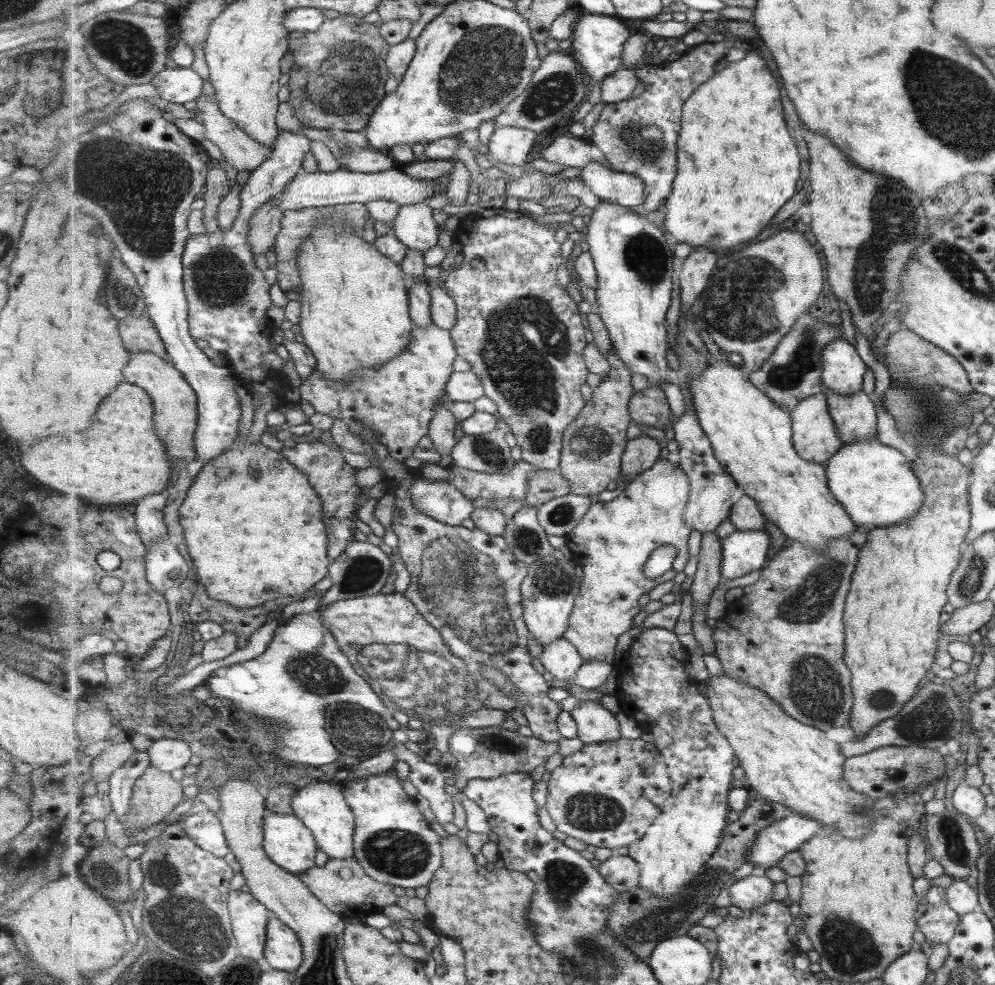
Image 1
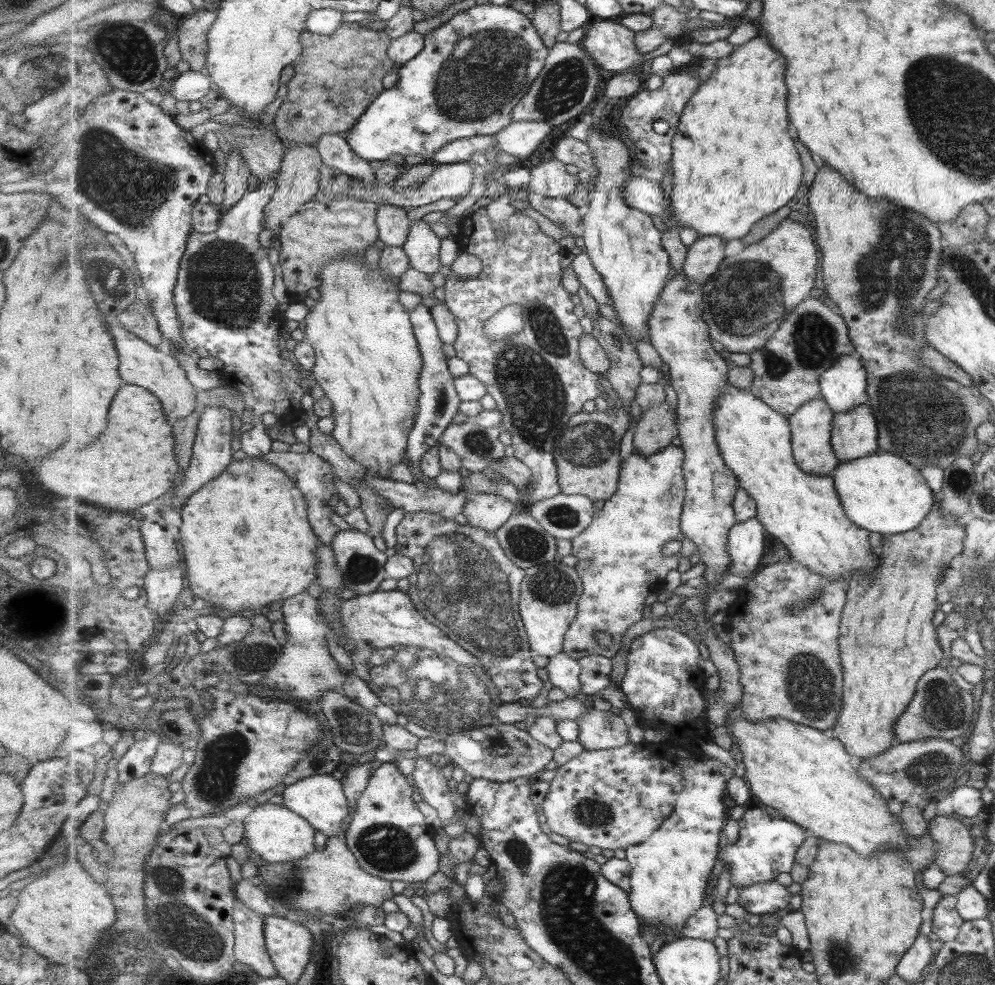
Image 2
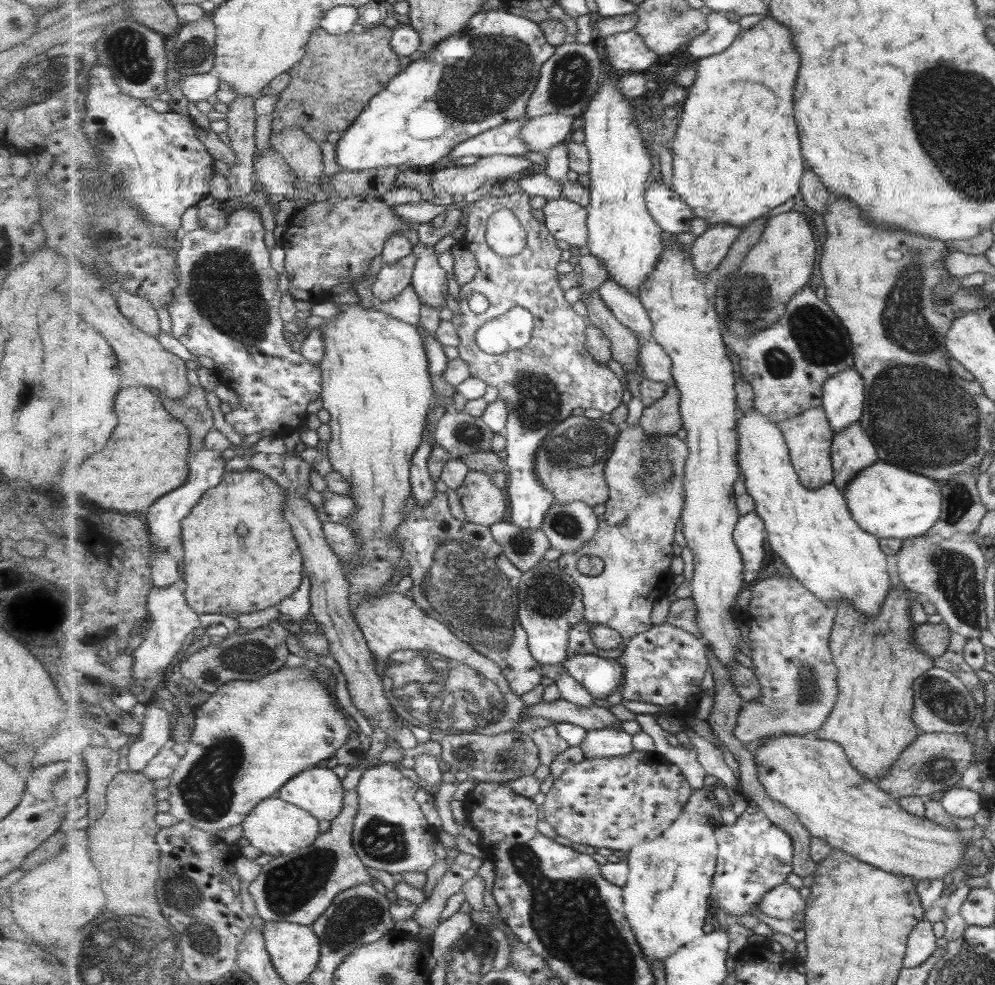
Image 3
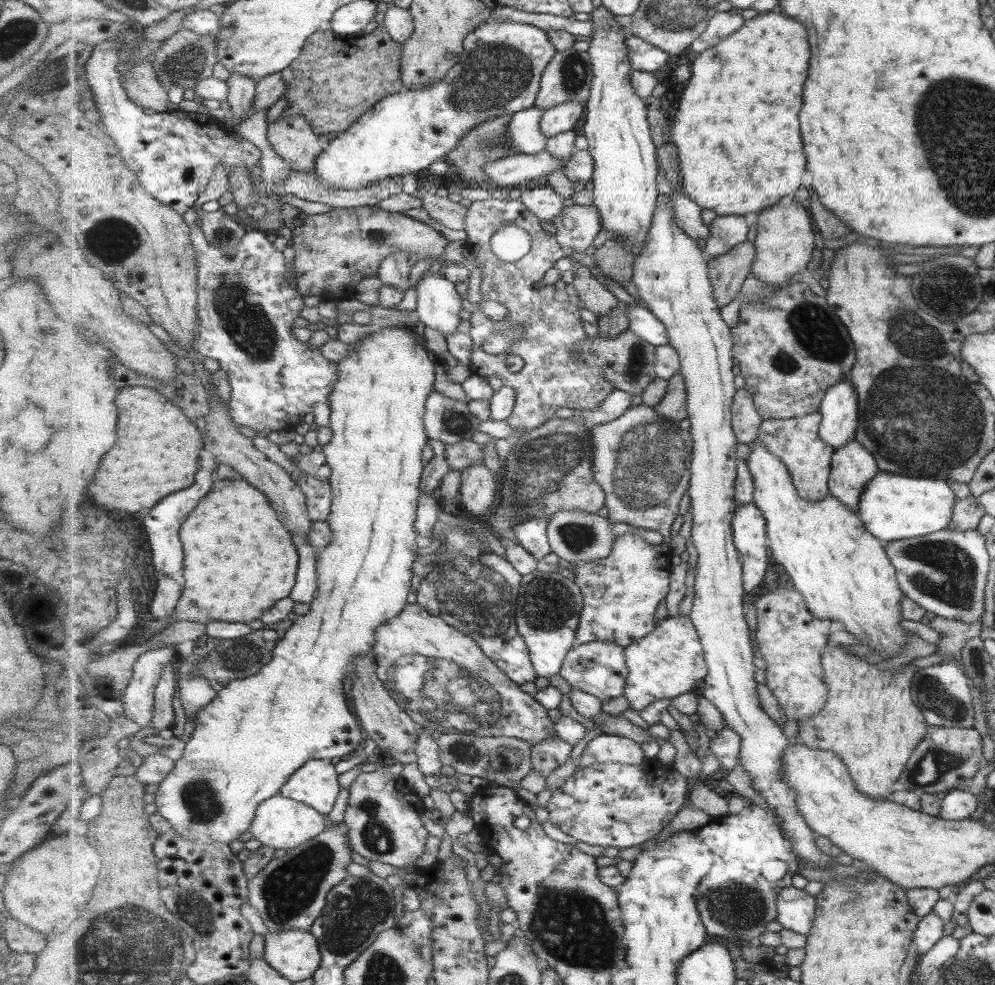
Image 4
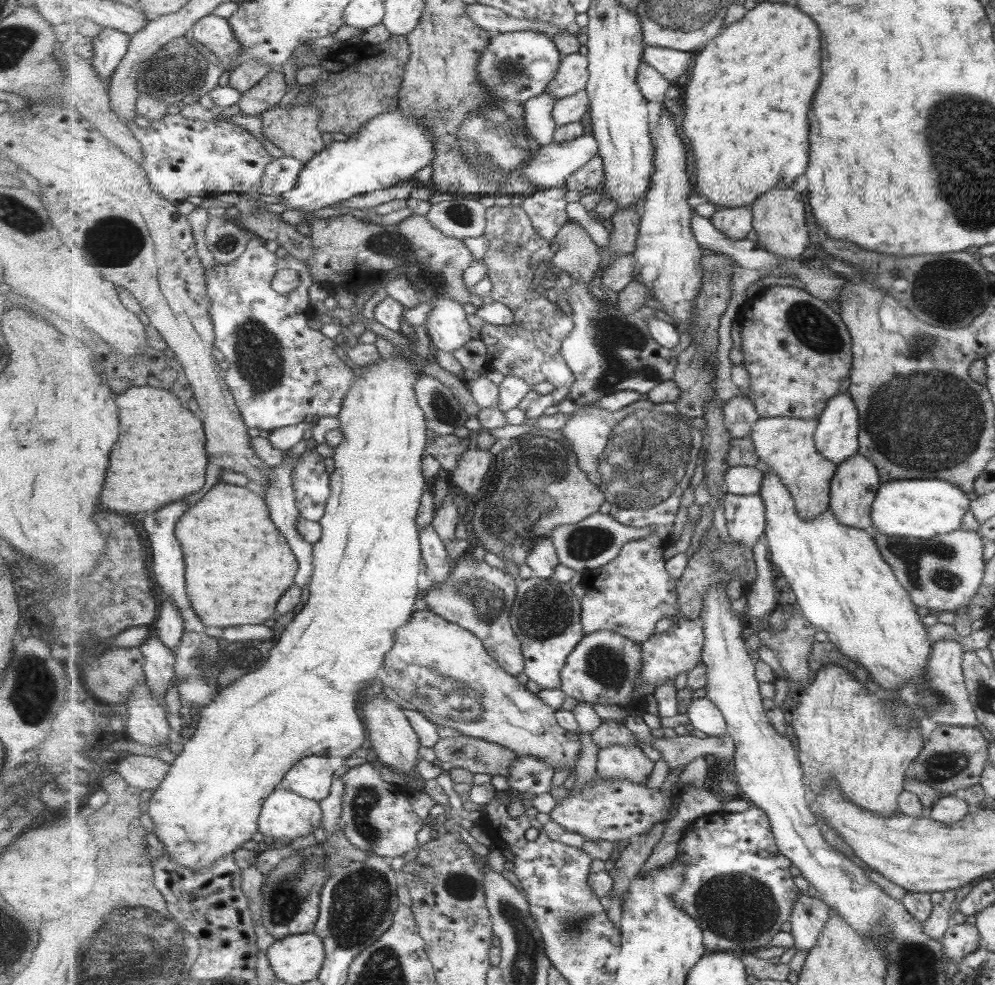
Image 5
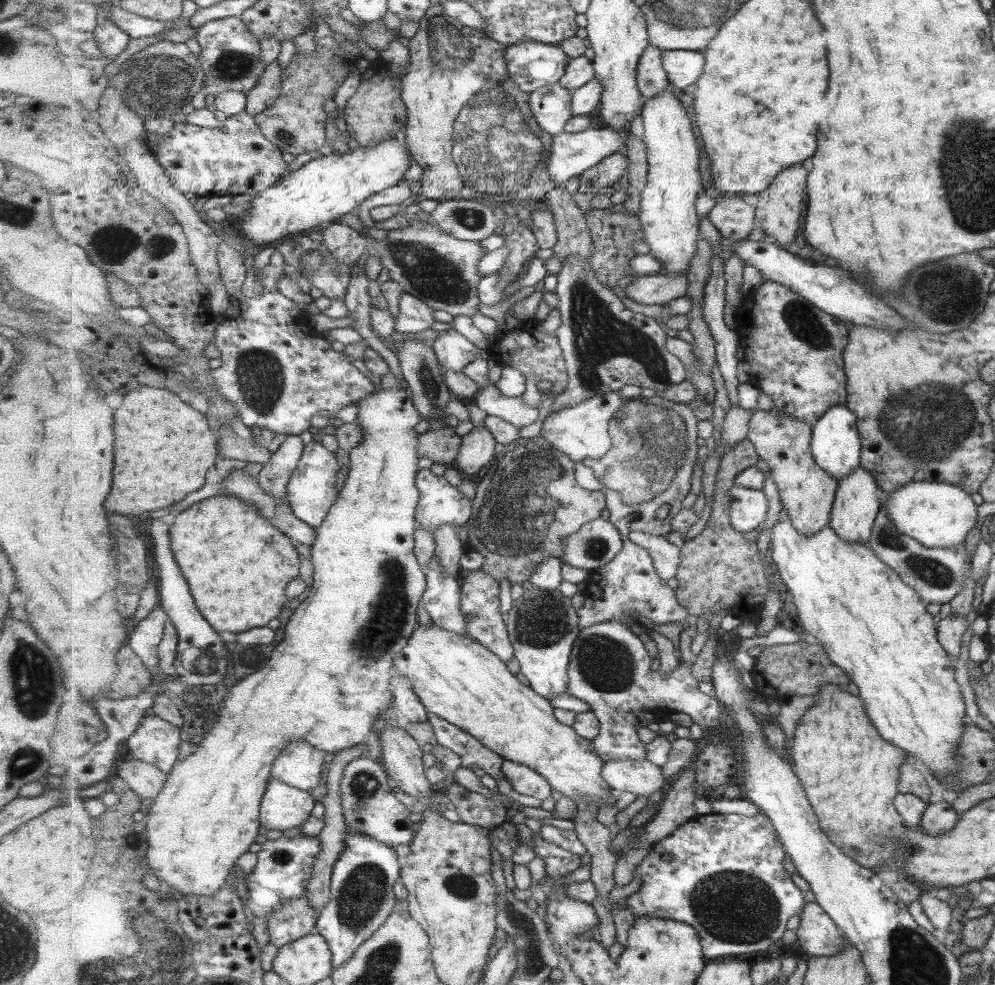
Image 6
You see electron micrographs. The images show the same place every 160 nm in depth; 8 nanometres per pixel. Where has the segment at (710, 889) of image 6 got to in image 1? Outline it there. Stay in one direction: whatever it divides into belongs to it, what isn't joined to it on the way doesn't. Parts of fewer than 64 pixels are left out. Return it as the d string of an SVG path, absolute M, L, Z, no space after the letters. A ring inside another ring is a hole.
M792 812L789 816L772 822L766 829L759 831L755 837L755 844L749 848L749 852L746 853L746 860L755 864L755 872L765 871L768 868L779 866L780 862L789 853L795 853L801 849L805 843L820 832L823 824L818 820L807 818L798 812Z

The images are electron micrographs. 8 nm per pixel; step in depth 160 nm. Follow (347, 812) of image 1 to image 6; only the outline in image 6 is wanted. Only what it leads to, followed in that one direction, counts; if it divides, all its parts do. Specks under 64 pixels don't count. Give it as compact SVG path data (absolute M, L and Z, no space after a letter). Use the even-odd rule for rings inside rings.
M291 741L275 759L272 778L301 790L311 790L324 782L326 752L310 742Z

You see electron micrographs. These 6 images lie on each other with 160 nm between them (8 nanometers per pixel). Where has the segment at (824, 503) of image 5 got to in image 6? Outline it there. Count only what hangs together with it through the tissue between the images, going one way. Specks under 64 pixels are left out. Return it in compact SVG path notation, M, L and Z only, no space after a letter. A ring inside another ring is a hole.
M777 408L755 411L749 426L748 439L770 467L783 506L782 513L788 515L803 536L817 534L830 526L840 481L823 470L815 460L812 451L814 427Z

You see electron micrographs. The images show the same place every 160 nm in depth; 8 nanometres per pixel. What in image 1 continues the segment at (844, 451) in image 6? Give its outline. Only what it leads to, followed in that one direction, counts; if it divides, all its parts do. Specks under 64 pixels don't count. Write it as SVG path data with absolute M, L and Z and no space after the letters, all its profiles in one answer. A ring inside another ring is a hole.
M847 340L832 342L824 352L824 386L841 396L857 394L863 390L863 378L867 364Z

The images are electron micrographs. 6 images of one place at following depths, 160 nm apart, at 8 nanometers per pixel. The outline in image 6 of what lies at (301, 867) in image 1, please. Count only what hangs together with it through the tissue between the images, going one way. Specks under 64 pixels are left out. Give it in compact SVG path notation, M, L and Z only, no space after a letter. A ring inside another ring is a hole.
M272 778L260 810L262 825L281 832L294 826L303 826L311 817L315 802L309 791Z

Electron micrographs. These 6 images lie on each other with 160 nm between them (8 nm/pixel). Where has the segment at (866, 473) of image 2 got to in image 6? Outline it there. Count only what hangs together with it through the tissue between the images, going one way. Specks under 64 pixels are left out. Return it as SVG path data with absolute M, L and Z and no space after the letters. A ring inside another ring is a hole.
M915 482L906 484L887 495L887 499L882 501L886 508L888 517L894 522L896 529L904 535L913 538L920 545L933 548L949 548L957 546L966 540L973 524L975 524L975 510L977 506L971 502L971 496L962 488L944 482Z

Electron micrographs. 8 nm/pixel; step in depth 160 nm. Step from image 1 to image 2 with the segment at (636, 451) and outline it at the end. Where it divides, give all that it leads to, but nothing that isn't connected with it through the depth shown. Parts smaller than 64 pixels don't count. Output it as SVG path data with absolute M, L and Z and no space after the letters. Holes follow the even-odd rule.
M663 401L659 406L642 412L641 418L637 422L636 432L633 435L634 450L648 457L657 454L671 445L673 438L680 436L679 425L677 409L675 412L667 401Z

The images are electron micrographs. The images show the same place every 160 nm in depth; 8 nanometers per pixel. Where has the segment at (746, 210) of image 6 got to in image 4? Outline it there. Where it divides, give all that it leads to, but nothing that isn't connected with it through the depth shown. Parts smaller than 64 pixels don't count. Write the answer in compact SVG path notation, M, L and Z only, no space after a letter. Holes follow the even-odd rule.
M718 216L711 225L711 236L708 238L704 252L710 261L716 256L729 252L735 245L747 240L751 226L747 224L745 216Z

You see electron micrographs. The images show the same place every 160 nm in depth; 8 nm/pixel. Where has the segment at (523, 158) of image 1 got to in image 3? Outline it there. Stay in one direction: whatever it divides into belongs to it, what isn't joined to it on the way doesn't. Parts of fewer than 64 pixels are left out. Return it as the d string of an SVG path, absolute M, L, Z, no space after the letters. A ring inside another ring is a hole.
M547 114L529 120L529 125L521 131L522 139L531 152L546 154L551 148L571 139L573 116Z

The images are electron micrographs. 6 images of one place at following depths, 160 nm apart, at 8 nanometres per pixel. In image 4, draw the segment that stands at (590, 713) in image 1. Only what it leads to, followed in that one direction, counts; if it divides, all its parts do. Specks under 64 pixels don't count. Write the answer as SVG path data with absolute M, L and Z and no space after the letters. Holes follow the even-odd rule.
M605 732L592 739L583 750L583 762L603 762L642 766L647 756L634 740Z

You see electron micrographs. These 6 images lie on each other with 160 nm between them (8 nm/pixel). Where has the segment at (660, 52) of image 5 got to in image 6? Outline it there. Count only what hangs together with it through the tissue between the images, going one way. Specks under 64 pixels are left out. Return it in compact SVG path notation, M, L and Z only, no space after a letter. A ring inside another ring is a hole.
M664 50L663 62L670 83L679 89L697 85L706 73L706 56L702 51Z

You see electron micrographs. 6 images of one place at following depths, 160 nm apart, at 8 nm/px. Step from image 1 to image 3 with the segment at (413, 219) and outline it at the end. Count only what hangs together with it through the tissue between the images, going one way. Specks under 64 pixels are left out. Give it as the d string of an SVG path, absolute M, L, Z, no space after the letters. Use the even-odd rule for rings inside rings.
M418 242L414 252L418 261L412 278L412 285L415 287L421 302L432 306L432 308L445 308L447 296L449 296L449 278L439 262L438 255L432 247Z

